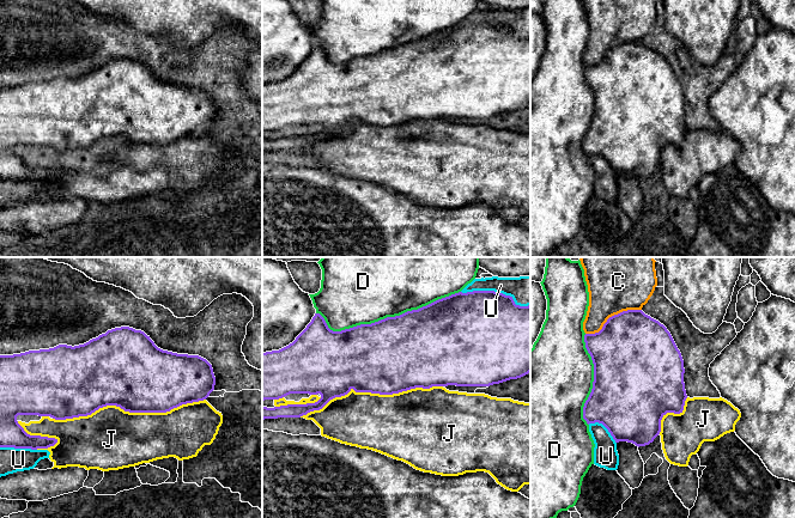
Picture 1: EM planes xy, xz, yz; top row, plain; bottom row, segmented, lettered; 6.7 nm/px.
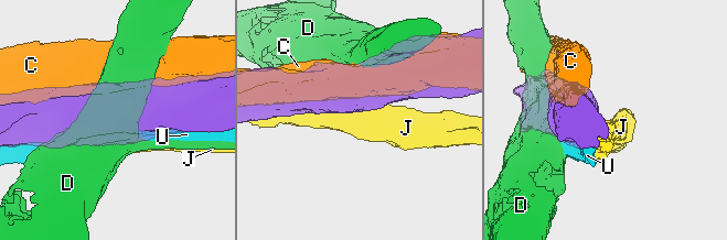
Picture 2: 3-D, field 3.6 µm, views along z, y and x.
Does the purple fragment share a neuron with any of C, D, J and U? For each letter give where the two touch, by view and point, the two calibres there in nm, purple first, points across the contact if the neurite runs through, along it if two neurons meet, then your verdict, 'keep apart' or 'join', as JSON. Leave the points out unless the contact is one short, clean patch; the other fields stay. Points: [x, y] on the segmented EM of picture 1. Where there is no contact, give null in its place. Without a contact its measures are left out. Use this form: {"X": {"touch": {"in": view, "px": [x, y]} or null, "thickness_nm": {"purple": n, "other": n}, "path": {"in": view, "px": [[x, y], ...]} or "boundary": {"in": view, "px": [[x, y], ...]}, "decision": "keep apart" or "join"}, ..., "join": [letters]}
{"C": {"touch": {"in": "yz", "px": [612, 316]}, "thickness_nm": {"purple": 480, "other": 420}, "decision": "keep apart"}, "D": {"touch": {"in": "xz", "px": [387, 317]}, "thickness_nm": {"purple": 500, "other": 500}, "decision": "keep apart"}, "J": {"touch": {"in": "xy", "px": [128, 410]}, "thickness_nm": {"purple": 480, "other": 420}, "decision": "keep apart"}, "U": {"touch": {"in": "xz", "px": [496, 292]}, "thickness_nm": {"purple": 500, "other": 190}, "decision": "keep apart"}, "join": []}

